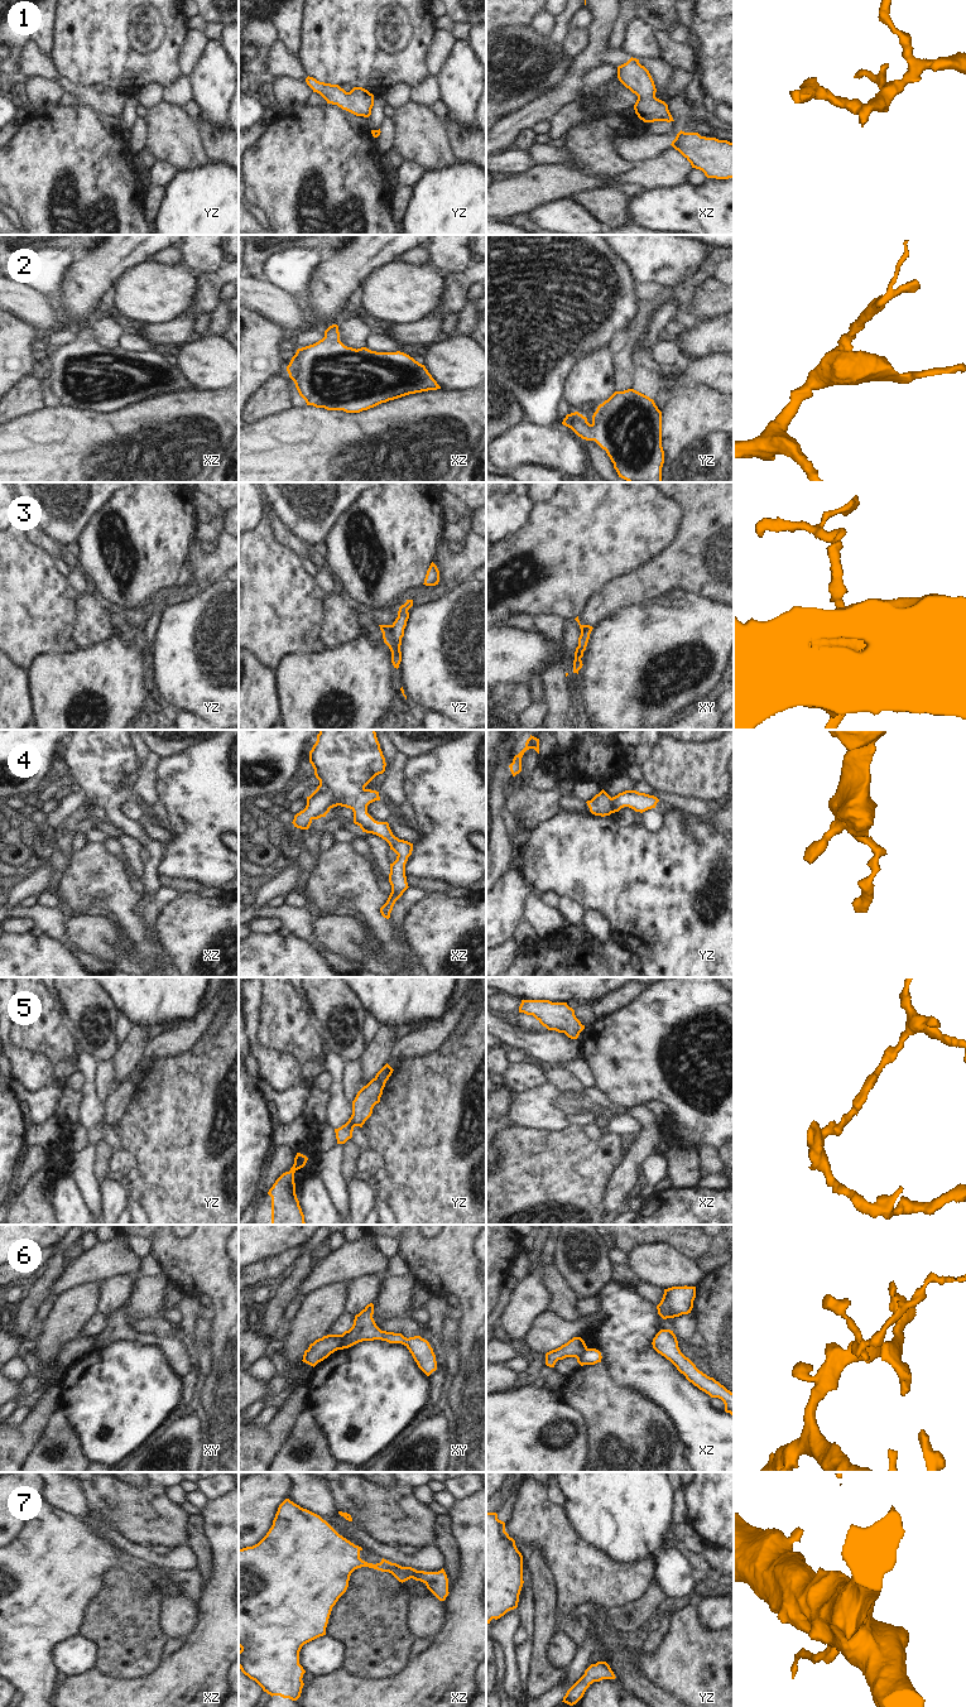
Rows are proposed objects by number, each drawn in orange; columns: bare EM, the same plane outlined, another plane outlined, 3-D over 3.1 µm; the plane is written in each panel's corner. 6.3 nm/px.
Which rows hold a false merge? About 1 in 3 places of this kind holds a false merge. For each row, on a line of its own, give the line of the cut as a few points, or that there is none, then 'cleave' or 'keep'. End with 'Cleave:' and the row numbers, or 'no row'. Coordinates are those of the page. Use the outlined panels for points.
1: no cut | keep
2: no cut | keep
3: no cut | keep
4: no cut | keep
5: no cut | keep
6: xy (342, 1335), (337, 1349) | cleave
7: no cut | keep
Cleave: 6

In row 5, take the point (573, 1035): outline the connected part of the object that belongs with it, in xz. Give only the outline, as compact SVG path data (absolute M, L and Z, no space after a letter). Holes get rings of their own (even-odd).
M522 1000L519 1013L533 1015L548 1030L564 1033L571 1039L577 1039L585 1029L585 1025L576 1018L575 1010L567 1002Z

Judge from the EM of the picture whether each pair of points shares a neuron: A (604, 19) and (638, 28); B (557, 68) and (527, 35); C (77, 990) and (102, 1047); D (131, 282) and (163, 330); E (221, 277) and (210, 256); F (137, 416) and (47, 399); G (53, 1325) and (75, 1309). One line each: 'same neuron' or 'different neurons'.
A: different neurons
B: same neuron
C: same neuron
D: different neurons
E: different neurons
F: different neurons
G: same neuron

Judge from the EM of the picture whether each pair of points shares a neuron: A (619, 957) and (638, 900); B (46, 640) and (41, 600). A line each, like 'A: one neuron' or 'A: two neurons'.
A: two neurons
B: one neuron

